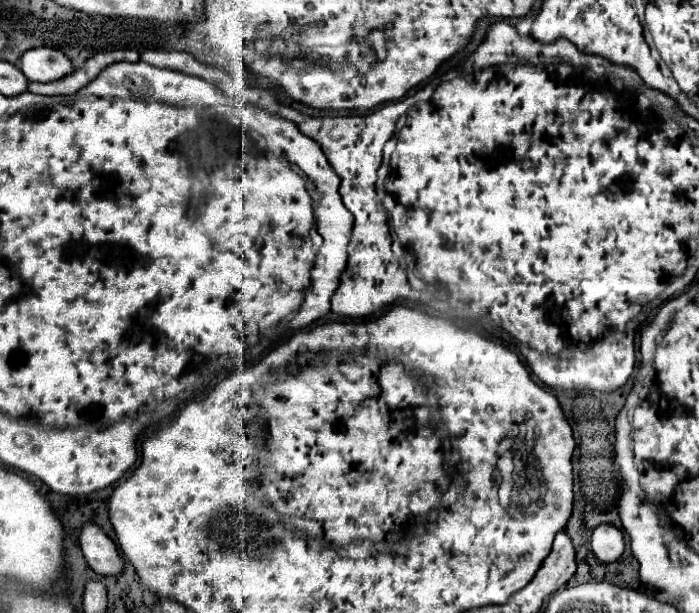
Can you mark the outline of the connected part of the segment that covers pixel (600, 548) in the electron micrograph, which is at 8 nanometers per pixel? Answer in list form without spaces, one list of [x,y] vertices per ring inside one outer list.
[[[598,524],[592,532],[590,548],[600,562],[616,562],[624,552],[624,536],[612,524]]]

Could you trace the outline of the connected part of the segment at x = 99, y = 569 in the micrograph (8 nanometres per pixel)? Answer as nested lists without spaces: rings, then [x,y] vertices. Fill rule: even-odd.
[[[84,522],[80,532],[80,548],[88,566],[100,576],[116,576],[122,572],[124,560],[116,550],[116,544],[102,532],[100,526]]]

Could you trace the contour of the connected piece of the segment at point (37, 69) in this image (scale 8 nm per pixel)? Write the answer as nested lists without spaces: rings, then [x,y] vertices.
[[[34,48],[24,52],[20,68],[30,82],[52,82],[74,72],[72,62],[54,48]]]

